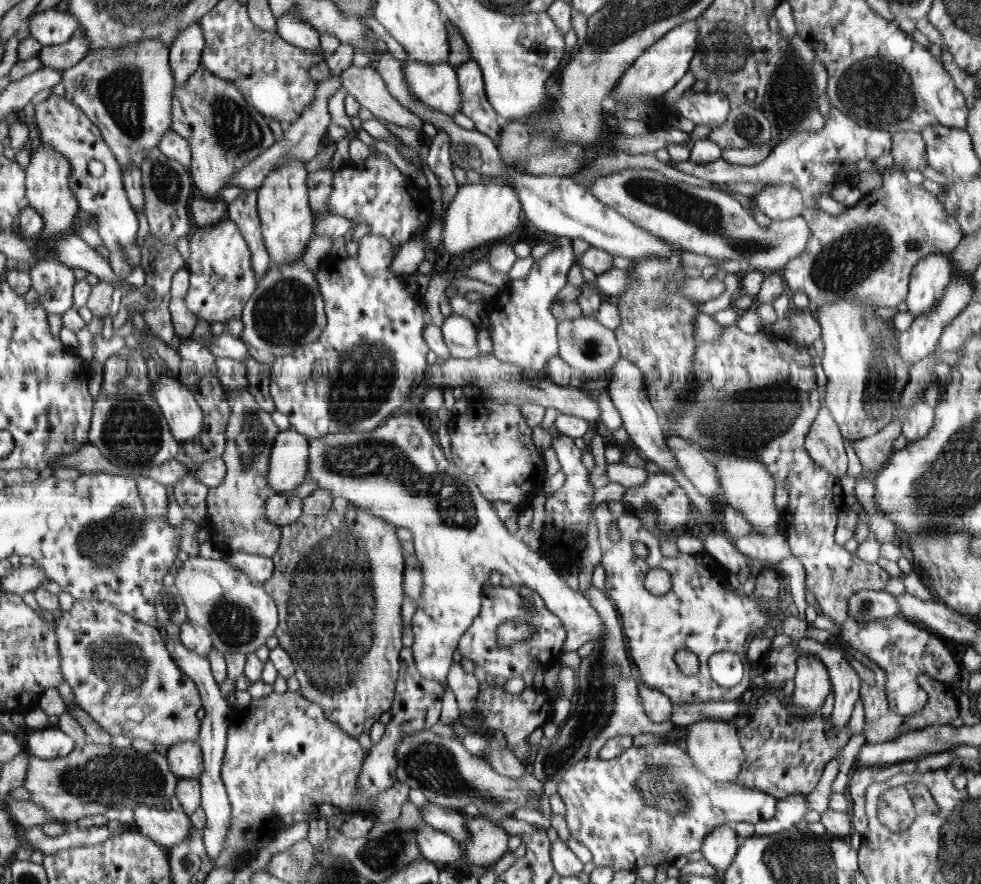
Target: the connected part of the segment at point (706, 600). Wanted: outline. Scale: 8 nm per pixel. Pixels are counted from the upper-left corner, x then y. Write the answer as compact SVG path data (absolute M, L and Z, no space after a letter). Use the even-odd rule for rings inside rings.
M600 502L596 506L596 524L598 525L599 529L599 541L600 541L600 547L602 548L602 561L600 562L601 566L604 567L604 570L606 570L606 589L605 593L607 596L613 601L615 604L615 607L617 608L617 611L620 612L620 616L622 617L622 626L623 626L623 633L628 637L628 652L630 653L630 656L632 657L632 661L634 661L634 664L638 666L638 670L641 674L641 680L644 681L650 688L655 688L656 690L659 690L662 694L665 694L671 702L674 703L684 703L684 702L708 702L708 700L738 700L740 698L740 694L746 690L746 688L750 688L750 684L748 686L744 686L744 688L722 688L722 686L718 686L716 682L713 681L713 678L711 677L709 666L708 666L708 660L710 660L710 656L712 654L716 654L718 652L723 651L730 651L737 656L742 656L742 660L747 657L746 655L746 642L748 642L748 638L750 636L754 636L754 632L763 632L764 628L766 628L767 622L772 618L773 614L776 614L780 608L779 605L779 593L780 593L780 584L778 581L778 574L777 569L775 570L766 570L766 574L762 574L762 580L756 584L756 592L752 592L751 596L747 596L744 593L740 594L734 594L734 590L732 586L734 586L734 578L731 575L730 572L727 571L727 568L723 566L723 564L718 563L708 552L700 552L700 554L678 554L676 558L666 558L666 556L662 556L662 552L660 552L660 544L658 544L658 538L650 532L650 530L644 530L644 526L642 526L642 522L640 522L640 519L636 518L636 516L620 516L616 522L616 528L618 528L618 531L620 530L620 540L618 542L612 542L608 536L606 536L606 526L608 526L608 502ZM635 542L643 543L644 546L648 550L648 555L646 558L638 558L633 552L632 552L632 545ZM660 568L663 570L666 570L670 574L670 579L672 580L672 586L671 591L666 592L666 594L662 594L662 596L654 596L654 594L650 594L646 588L644 588L644 579L646 579L647 573L650 570ZM678 650L688 650L689 652L694 652L696 656L698 656L698 659L700 660L700 672L698 674L691 674L687 675L684 674L679 668L678 665L676 665L676 662L674 662L674 656L676 655L676 652Z

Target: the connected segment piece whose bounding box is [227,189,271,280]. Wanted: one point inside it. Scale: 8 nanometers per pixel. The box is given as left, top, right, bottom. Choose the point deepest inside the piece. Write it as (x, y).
(243, 211)

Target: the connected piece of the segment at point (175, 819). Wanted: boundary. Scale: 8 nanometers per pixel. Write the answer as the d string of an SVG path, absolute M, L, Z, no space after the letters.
M151 804L133 809L132 827L164 846L176 846L191 836L193 825L182 808L170 805L158 810Z

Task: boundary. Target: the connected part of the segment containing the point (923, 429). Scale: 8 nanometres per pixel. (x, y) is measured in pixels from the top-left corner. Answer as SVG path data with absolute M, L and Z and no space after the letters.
M919 400L907 409L909 411L903 418L902 435L906 437L908 443L922 440L932 428L935 408Z

